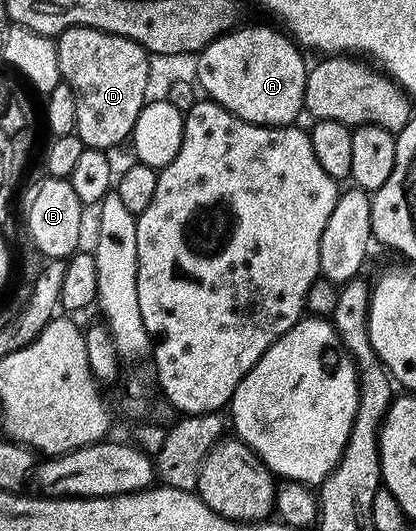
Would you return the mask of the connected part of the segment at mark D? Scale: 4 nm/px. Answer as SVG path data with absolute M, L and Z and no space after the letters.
M88 27L65 29L56 38L58 47L58 66L62 72L62 81L72 87L76 99L76 123L74 128L83 146L87 149L108 150L121 146L133 134L134 124L140 115L144 99L144 87L147 86L150 58L142 46L132 39L96 31Z

